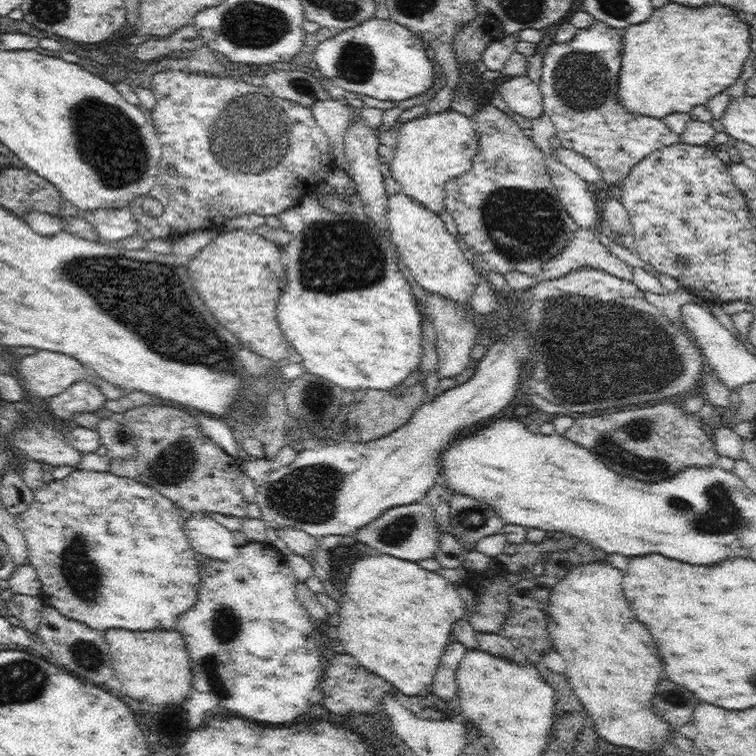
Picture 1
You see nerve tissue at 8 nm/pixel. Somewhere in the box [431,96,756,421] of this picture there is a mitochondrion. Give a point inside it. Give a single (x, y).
(636, 352)

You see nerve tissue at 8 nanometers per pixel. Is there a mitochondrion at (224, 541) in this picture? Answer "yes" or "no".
no

